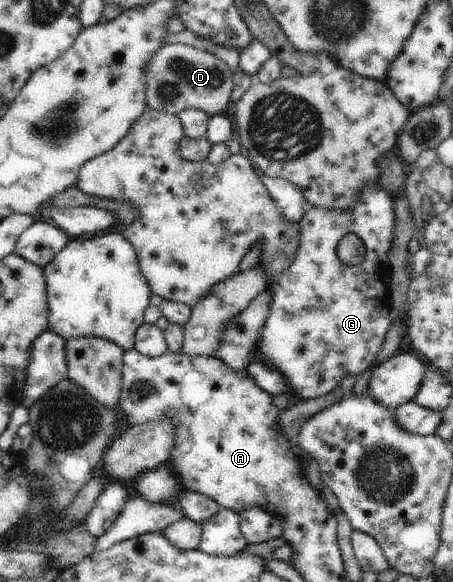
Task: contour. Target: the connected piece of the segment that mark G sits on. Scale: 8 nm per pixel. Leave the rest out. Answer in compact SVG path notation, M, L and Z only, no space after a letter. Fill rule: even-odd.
M379 184L365 187L351 211L329 211L309 207L300 226L300 245L295 260L274 286L270 313L261 329L260 355L273 368L278 368L296 394L314 399L329 394L346 376L363 374L377 358L385 334L392 325L388 252L395 228L395 202ZM354 232L365 245L366 257L358 265L347 265L337 257L337 245L343 236Z

